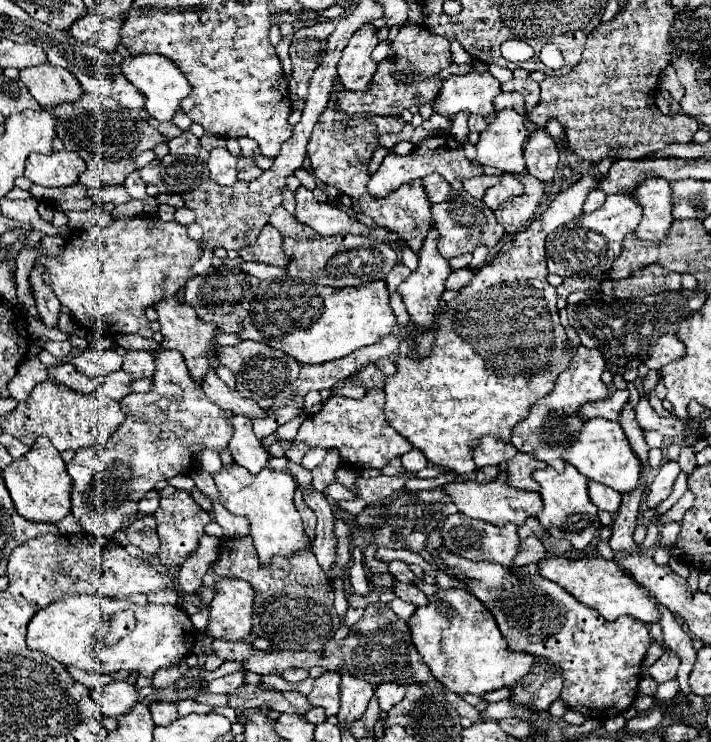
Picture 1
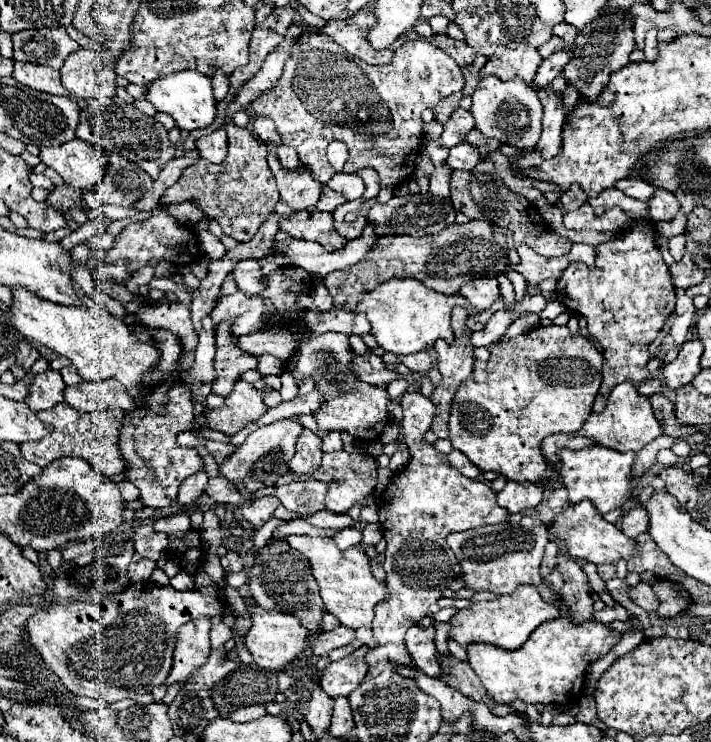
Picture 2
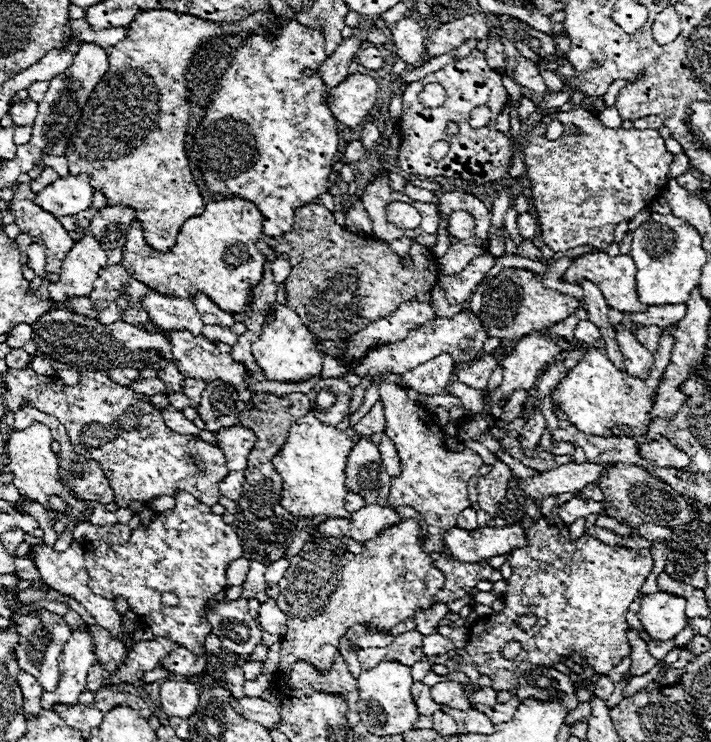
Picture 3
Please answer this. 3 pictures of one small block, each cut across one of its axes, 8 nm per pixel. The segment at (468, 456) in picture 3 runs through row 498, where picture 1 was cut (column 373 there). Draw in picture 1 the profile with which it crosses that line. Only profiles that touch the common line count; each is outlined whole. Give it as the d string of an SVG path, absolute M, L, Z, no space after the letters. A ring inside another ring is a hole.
M372 388L366 392L364 398L352 400L352 398L328 398L320 412L312 414L302 426L298 436L292 442L276 442L270 446L270 452L274 456L284 456L284 448L290 444L304 442L312 448L336 448L340 456L346 460L348 466L360 470L360 468L376 468L382 470L392 458L400 458L402 454L412 450L412 444L400 436L384 418L384 390Z

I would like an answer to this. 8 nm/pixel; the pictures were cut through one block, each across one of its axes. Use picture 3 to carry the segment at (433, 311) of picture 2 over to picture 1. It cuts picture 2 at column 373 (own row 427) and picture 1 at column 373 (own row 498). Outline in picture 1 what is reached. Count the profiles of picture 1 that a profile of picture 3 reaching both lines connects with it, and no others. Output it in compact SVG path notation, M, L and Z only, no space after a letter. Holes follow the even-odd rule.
M280 276L280 278L268 278L258 284L254 300L250 304L250 312L244 320L244 328L238 334L240 340L256 340L266 342L270 348L282 350L284 354L292 356L300 364L324 364L338 358L344 358L352 354L358 348L376 344L382 336L390 334L396 316L388 304L390 292L386 288L384 280L366 282L360 286L346 286L346 288L334 288L334 286L318 286L310 282L302 282L298 278Z

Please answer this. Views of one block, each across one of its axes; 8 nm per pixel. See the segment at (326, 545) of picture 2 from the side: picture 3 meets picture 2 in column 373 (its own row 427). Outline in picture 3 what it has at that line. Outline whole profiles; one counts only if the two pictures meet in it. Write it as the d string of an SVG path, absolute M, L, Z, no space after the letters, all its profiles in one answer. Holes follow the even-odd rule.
M662 334L658 352L654 354L656 368L652 368L652 378L646 382L640 378L630 376L628 372L620 372L600 348L590 348L586 356L570 370L568 378L560 382L560 386L552 394L554 408L560 408L568 422L576 426L580 432L588 436L620 436L620 426L632 426L640 428L644 434L648 430L648 412L652 408L652 394L654 388L650 388L650 382L658 382L670 364L670 354L674 346L674 336Z

